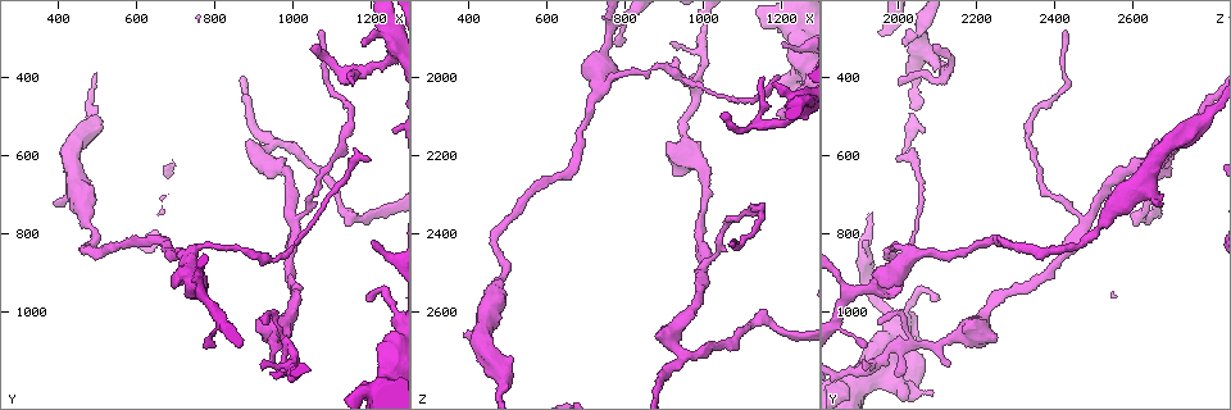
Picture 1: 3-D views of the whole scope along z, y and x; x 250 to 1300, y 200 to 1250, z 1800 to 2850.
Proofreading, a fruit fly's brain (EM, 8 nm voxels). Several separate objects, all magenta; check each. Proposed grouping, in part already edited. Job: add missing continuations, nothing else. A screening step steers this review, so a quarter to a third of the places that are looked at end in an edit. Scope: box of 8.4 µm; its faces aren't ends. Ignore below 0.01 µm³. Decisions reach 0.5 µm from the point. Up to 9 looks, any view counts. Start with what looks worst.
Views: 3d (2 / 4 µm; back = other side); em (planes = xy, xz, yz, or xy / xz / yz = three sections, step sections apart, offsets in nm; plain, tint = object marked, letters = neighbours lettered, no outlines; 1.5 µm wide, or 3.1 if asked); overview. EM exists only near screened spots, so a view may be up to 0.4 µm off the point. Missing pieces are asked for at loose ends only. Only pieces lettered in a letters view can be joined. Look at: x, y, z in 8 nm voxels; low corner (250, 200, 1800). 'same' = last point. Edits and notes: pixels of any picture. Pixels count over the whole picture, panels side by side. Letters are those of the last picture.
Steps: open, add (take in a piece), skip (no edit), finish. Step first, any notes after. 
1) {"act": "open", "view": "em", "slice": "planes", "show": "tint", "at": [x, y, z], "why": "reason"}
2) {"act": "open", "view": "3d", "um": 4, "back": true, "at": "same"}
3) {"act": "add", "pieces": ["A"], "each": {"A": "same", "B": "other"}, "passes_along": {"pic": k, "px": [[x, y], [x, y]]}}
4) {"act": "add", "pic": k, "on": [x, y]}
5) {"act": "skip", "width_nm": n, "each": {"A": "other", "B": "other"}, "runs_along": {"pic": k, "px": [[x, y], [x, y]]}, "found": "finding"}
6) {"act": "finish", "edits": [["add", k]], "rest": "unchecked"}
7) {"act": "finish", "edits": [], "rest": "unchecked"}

{"act": "open", "view": "em", "slice": "xz", "step": 8, "show": "tint", "at": [1190, 605, 2000], "why": "branch stops here"}

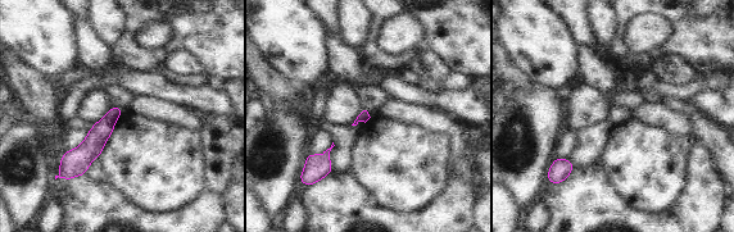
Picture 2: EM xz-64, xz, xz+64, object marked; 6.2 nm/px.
{"act": "open", "view": "em", "slice": "planes", "show": "letters", "at": "same", "why": "another direction"}

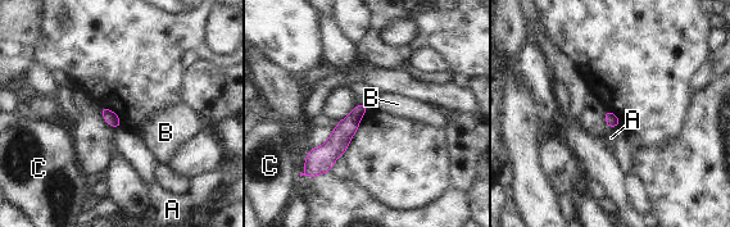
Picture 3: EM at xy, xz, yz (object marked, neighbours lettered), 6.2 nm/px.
{"act": "skip", "each": {"A": "other", "B": "other", "C": "other"}, "runs_along": {"pic": 3, "px": [[363, 108], [313, 167], [313, 173]]}, "found": "no lettered piece goes on from it"}

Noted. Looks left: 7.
{"act": "open", "view": "3d", "um": 4, "at": [1210, 815, 1915], "why": "thin end"}

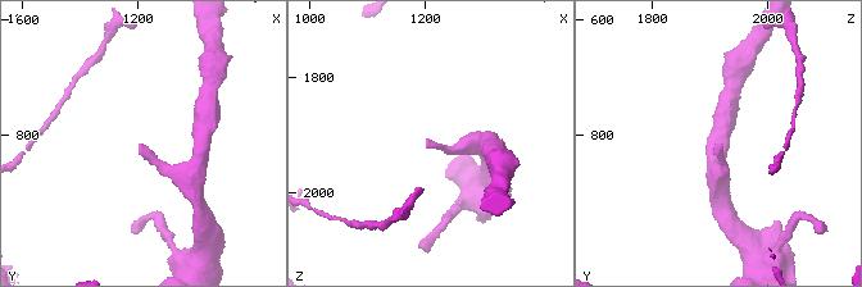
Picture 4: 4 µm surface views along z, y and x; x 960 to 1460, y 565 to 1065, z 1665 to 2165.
{"act": "open", "view": "em", "slice": "yz", "step": 4, "show": "tint", "at": [1210, 820, 1915], "why": "shape alone is not enough"}

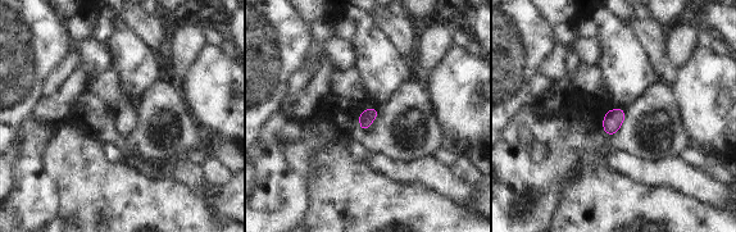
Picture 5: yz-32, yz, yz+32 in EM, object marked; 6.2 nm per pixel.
{"act": "open", "view": "em", "slice": "planes", "show": "letters", "at": "same"}

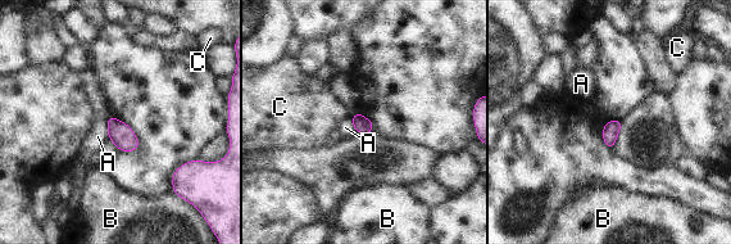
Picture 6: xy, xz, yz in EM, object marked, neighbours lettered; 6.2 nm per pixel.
{"act": "skip", "each": {"A": "other", "B": "other", "C": "other"}, "border": {"pic": 6, "px": [[110, 114], [107, 120], [108, 139]]}, "found": "no lettered piece goes on from it"}

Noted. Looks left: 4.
{"act": "open", "view": "em", "slice": "planes", "show": "letters", "at": [1175, 325, 2010], "why": "free end"}

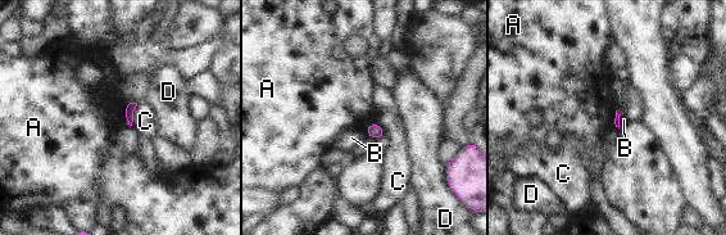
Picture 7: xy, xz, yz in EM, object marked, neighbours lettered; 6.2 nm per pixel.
{"act": "skip", "each": {"A": "other", "B": "other", "C": "other", "D": "other"}, "border": {"pic": 7, "px": [[132, 102], [126, 108], [126, 123]]}, "found": "none of them fits"}

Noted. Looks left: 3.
{"act": "open", "view": "em", "slice": "planes", "show": "letters", "at": [920, 1150, 1915], "why": "tapers out"}

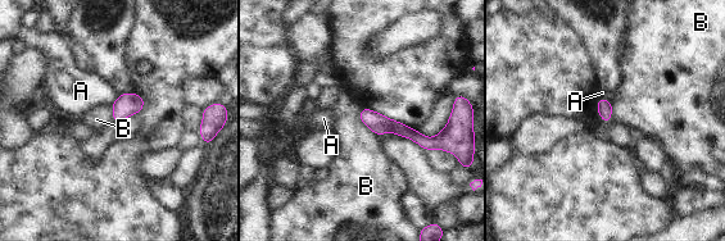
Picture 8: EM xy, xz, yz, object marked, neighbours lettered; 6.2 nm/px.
{"act": "skip", "width_nm": 100, "each": {"A": "other", "B": "other"}, "border": {"pic": 8, "px": [[363, 107], [359, 118], [380, 137]]}, "found": "no lettered piece goes on from it"}

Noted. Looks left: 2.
{"act": "finish", "edits": [], "rest": "unchecked"}

